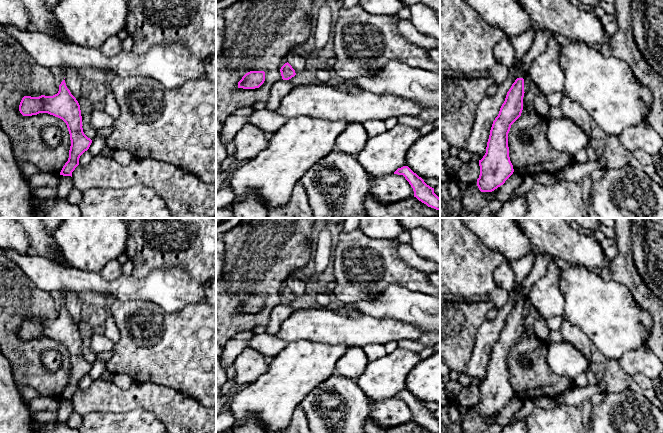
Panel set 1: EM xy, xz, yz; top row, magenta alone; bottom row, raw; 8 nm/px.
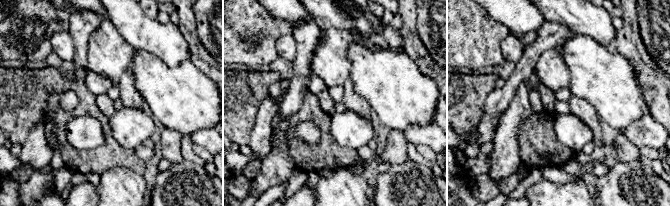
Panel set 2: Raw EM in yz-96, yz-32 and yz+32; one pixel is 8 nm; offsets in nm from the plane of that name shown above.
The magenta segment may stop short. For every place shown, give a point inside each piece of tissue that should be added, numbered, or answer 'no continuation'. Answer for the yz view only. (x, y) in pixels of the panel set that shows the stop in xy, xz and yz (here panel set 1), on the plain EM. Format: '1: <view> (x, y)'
1: yz (522, 267)

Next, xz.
no continuation

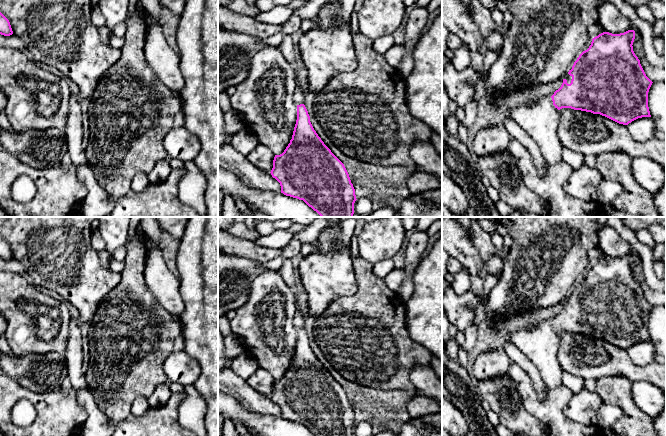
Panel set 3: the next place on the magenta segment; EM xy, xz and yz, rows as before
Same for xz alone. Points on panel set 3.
1: xz (299, 319)

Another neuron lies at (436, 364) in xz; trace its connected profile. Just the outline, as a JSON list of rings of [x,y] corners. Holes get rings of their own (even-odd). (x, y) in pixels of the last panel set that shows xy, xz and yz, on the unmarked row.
[[[432,356],[430,365],[438,378],[442,381],[442,362],[438,358]]]

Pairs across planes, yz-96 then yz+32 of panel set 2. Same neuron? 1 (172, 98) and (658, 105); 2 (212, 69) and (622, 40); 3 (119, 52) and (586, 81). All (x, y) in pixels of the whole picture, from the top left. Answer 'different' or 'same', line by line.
1: different
2: same
3: different

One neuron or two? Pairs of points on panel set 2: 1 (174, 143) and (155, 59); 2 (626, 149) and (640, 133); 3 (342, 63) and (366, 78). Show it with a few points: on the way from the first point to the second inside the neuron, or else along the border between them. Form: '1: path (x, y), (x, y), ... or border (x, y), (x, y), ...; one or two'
1: border (164, 126), (175, 129), (182, 135); two
2: border (622, 131), (639, 148); two
3: border (349, 43), (347, 51), (349, 61), (348, 78); two

